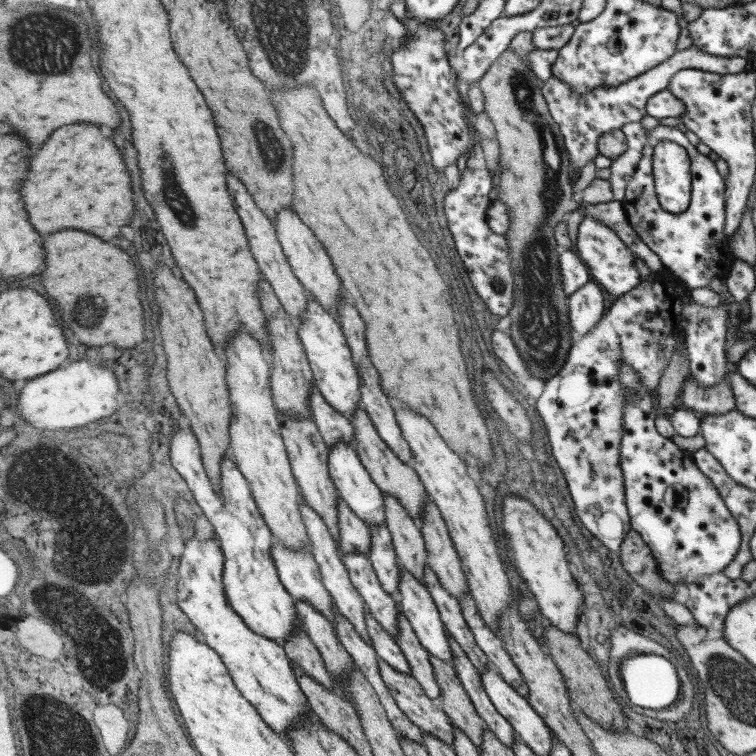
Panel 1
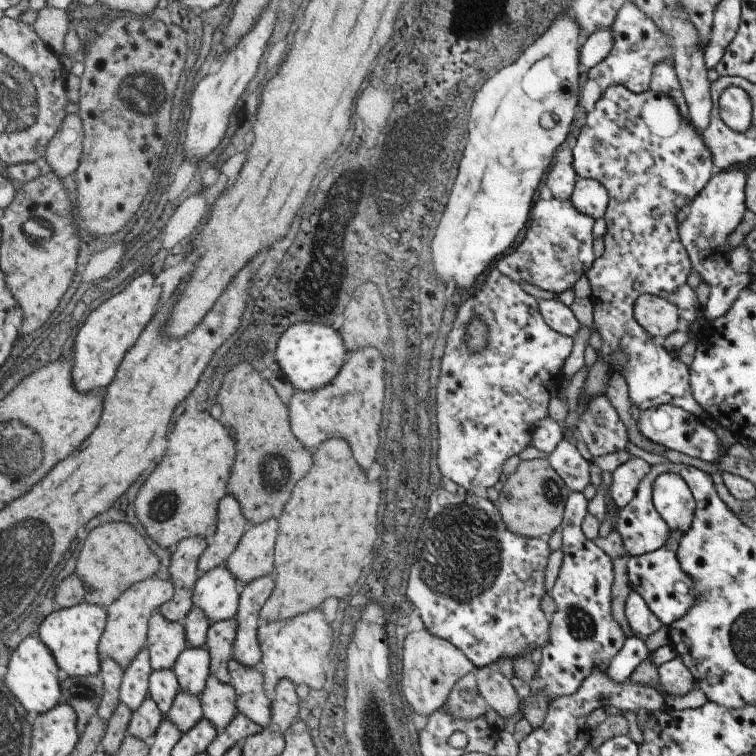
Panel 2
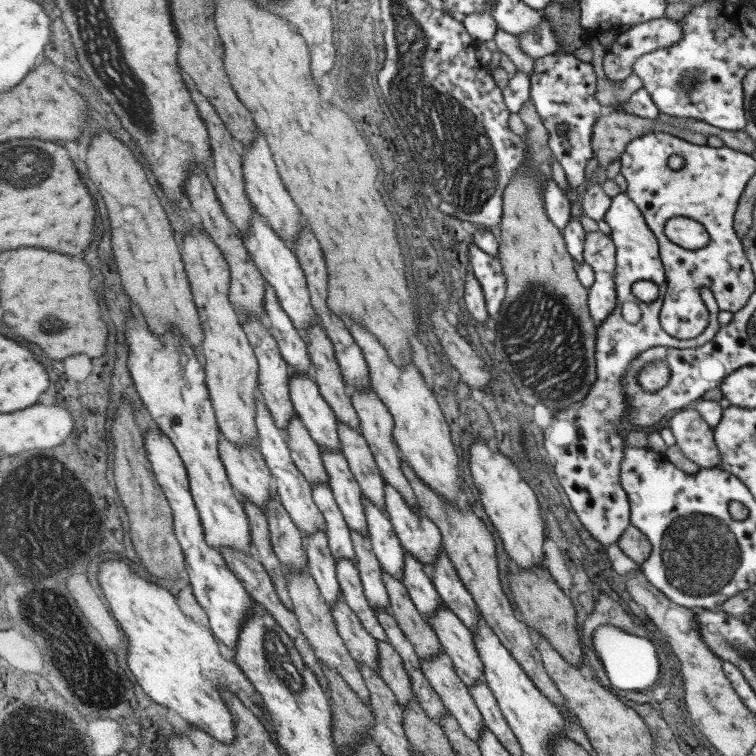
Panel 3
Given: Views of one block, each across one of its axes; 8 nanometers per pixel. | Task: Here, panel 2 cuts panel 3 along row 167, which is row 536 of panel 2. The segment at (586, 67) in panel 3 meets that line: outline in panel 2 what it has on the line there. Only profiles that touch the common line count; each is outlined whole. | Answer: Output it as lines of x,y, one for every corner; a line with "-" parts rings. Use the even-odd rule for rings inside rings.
569,494
561,518
561,552
563,562
557,580
551,588
555,612
549,620
549,640
541,646
541,666
531,678
531,692
545,692
549,702
555,696
567,696
581,688
591,670
603,670
613,656
621,650
625,634
611,614
611,586
613,586
613,560
581,532
581,520
587,514
583,494

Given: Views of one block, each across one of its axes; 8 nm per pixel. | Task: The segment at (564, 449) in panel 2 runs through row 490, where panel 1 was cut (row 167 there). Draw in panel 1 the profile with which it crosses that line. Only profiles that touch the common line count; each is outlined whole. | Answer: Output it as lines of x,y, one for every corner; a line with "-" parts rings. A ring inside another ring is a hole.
691,46
687,50
675,52
669,60
651,68
647,74
641,74
639,78
631,78
629,82
619,84
619,86
593,88
587,94
571,92
569,86
565,82
561,82
557,76
551,76
549,80
545,80
543,88
541,88
541,96
547,102
551,118
559,124
565,150
569,152
569,166
571,166
569,182
573,184
577,180
585,162
597,158
599,150
597,150
595,144
597,144
599,136
603,136
611,130
621,130
629,122
639,122
647,114
647,110
645,110
647,100
653,94
657,94
661,90
667,90
667,82
675,72
685,70
685,68
697,68
697,70
713,72
713,74
741,74
741,72
745,72
747,62
749,62
747,58
721,58
721,56
707,54
707,52

